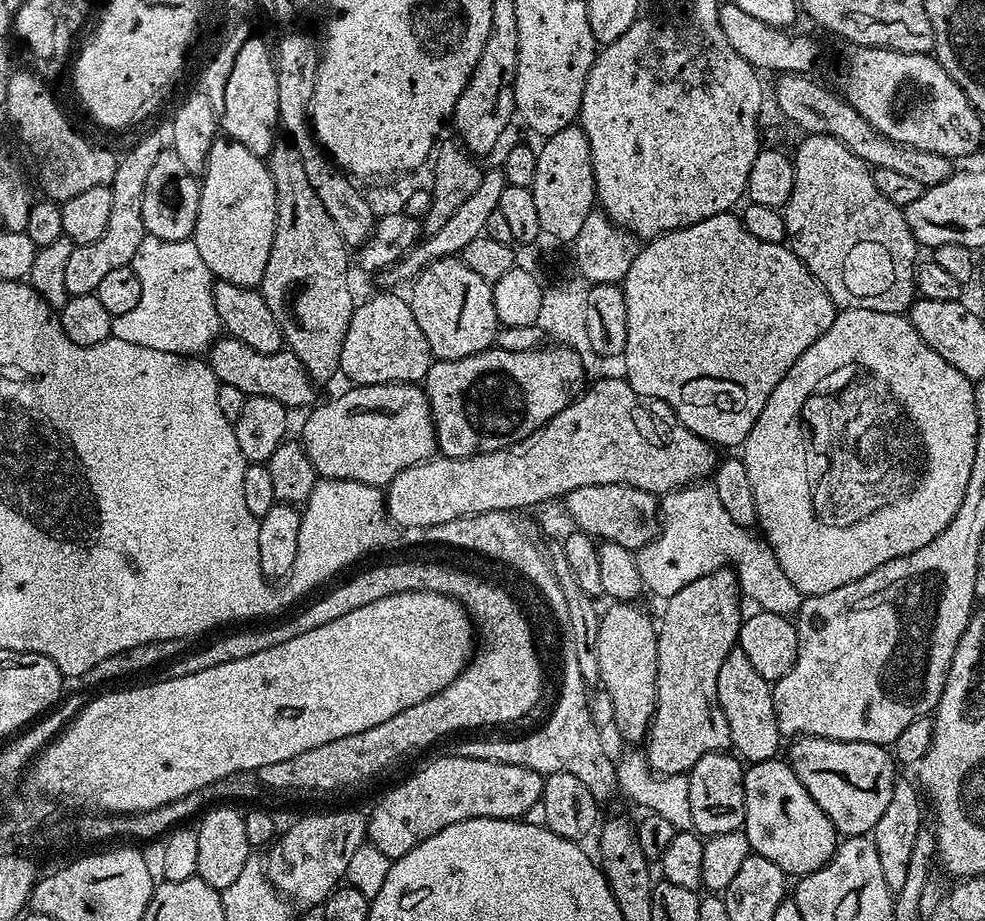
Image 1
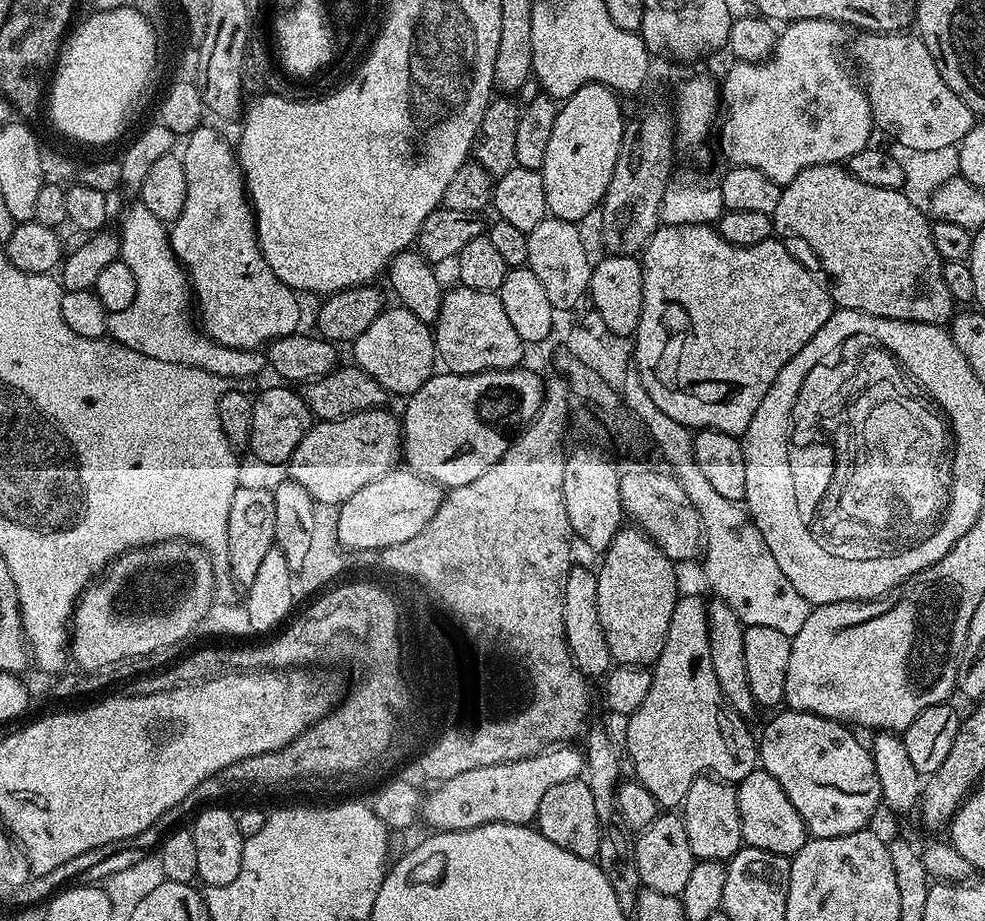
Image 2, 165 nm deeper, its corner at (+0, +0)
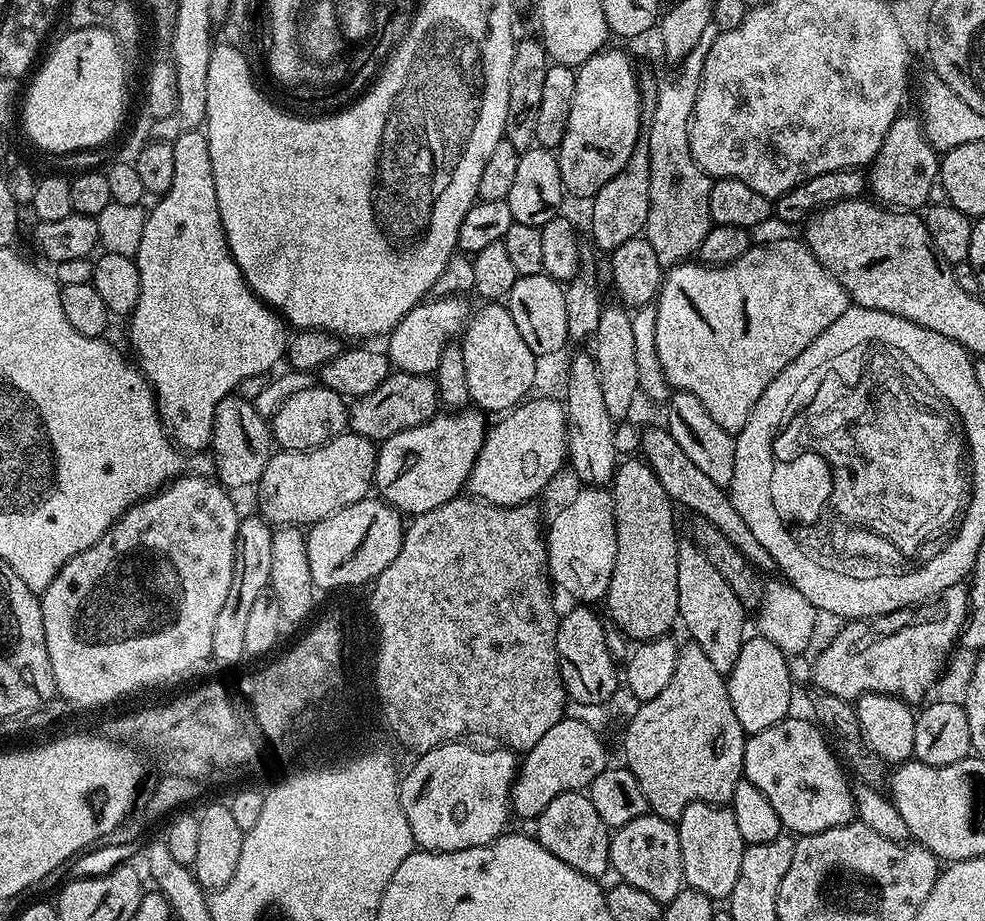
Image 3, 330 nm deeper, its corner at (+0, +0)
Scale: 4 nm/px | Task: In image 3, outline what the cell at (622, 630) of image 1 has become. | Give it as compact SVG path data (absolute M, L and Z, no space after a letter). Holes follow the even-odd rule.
M643 458L637 460L628 460L617 467L611 481L610 493L613 500L613 514L616 516L617 528L617 558L614 561L614 570L610 578L606 604L608 604L607 619L617 624L626 635L632 639L632 642L643 642L645 640L657 640L660 636L667 636L673 630L672 627L677 627L680 611L678 610L678 550L680 549L681 541L676 540L676 516L672 513L674 509L674 501L668 497L666 490L662 490L662 482L658 482L658 478L654 474L654 470L648 464L648 461Z

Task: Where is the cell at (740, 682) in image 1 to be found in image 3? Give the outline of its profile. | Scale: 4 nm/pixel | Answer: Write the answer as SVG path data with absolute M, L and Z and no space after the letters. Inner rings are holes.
M694 542L681 543L678 550L678 617L681 625L688 627L691 643L702 646L714 670L727 674L738 662L738 654L746 639L744 615L746 609L734 594L730 582L722 578L718 566Z

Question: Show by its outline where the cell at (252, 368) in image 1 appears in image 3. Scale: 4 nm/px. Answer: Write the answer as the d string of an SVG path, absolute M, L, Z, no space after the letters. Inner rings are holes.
M393 371L376 390L355 397L348 410L348 428L373 442L383 442L402 430L425 424L438 412L438 393L432 376Z

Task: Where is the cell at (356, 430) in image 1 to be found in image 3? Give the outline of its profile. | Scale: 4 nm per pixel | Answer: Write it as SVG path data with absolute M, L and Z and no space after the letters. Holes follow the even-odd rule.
M351 430L341 432L340 435L327 440L322 447L312 448L309 452L277 451L270 458L270 462L266 462L266 470L262 470L262 478L258 485L259 515L273 526L311 526L330 514L365 499L374 484L372 475L376 469L377 451L377 445L373 441Z

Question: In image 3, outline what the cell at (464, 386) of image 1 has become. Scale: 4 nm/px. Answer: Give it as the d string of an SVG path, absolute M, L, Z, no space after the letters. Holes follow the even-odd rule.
M441 411L439 414L431 416L425 424L419 424L410 430L402 430L383 441L376 454L376 469L372 475L375 491L380 491L377 492L379 499L383 500L385 504L392 505L401 513L412 512L413 517L421 516L424 512L429 512L446 502L457 499L467 485L468 475L482 450L486 435L486 423L484 424L483 420L485 417L479 411L468 411Z

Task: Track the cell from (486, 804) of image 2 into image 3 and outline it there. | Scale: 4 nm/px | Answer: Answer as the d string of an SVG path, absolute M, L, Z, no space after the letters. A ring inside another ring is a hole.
M565 718L550 726L536 745L523 753L516 779L512 781L512 812L532 822L558 794L587 789L606 767L604 744L600 739L601 733L580 721Z

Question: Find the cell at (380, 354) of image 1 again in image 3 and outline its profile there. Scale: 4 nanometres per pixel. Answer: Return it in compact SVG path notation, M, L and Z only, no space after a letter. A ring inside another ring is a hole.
M440 296L437 300L432 299L428 298L414 305L402 320L392 328L392 331L387 333L386 355L393 369L419 376L432 376L438 366L438 358L442 356L442 350L446 350L446 346L453 343L463 333L470 319L470 307L468 308L467 302L460 296Z

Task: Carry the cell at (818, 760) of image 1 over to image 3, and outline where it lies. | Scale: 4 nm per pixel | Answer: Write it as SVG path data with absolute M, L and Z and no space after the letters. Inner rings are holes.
M792 714L766 730L751 733L744 741L743 779L758 786L758 790L766 794L770 806L774 806L774 811L778 814L781 825L797 837L825 832L843 824L853 823L854 820L849 773L841 757L834 751L829 737L811 719L808 720L799 720L796 714Z

